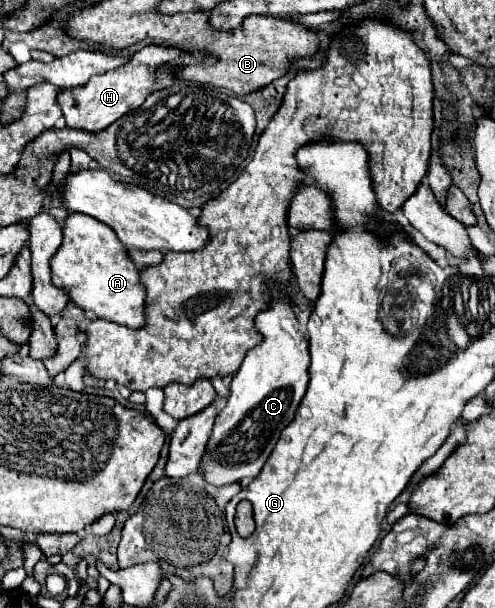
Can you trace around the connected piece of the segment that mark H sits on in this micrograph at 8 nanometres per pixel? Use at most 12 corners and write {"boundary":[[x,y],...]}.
{"boundary":[[146,45],[128,65],[60,89],[66,125],[100,133],[152,93],[182,51]]}

